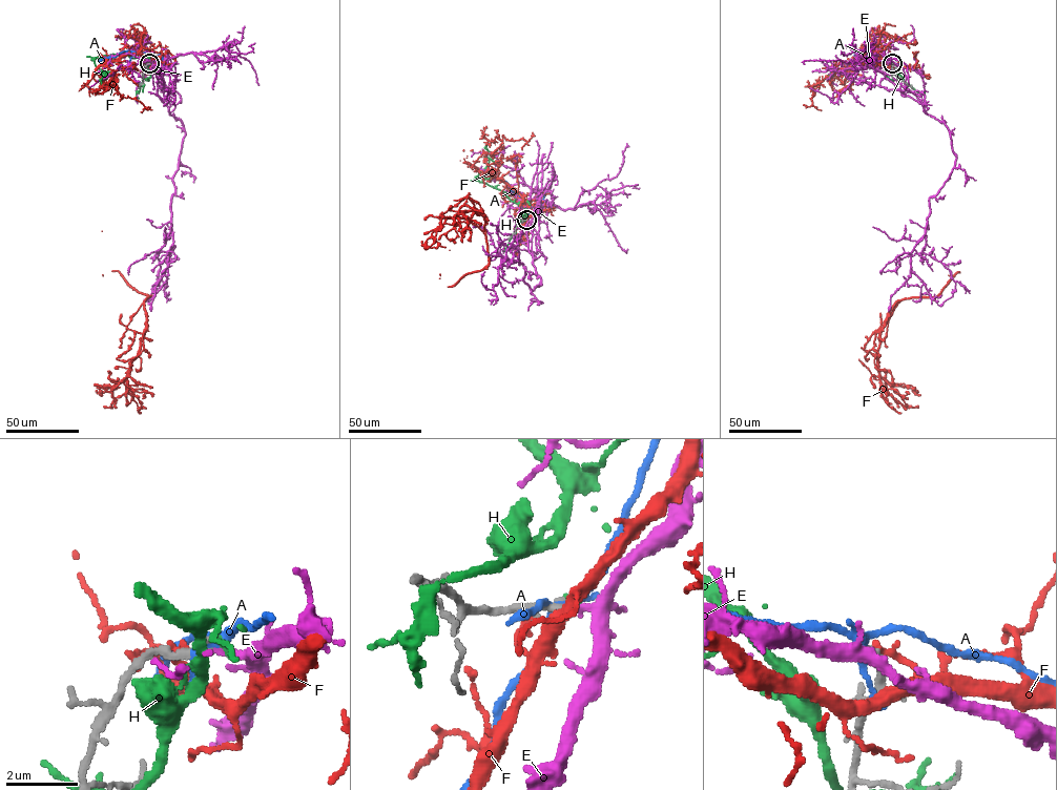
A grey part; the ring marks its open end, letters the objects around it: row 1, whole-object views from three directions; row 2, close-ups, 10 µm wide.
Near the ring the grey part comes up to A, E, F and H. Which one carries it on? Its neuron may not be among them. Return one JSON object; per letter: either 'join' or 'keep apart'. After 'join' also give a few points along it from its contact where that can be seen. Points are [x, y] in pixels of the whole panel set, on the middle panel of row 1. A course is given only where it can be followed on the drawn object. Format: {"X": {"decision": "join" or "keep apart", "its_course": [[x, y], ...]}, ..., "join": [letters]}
{"A": {"decision": "keep apart"}, "E": {"decision": "join", "its_course": [[526, 220], [537, 205], [531, 250], [541, 285], [531, 289], [523, 265], [504, 256], [492, 290], [484, 271]]}, "F": {"decision": "keep apart"}, "H": {"decision": "keep apart"}, "join": ["E"]}

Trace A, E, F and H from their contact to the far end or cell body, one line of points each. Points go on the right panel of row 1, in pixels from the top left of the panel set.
A: (892, 63), (879, 61), (877, 55), (864, 49), (859, 49), (853, 57), (856, 57)
E: (892, 63), (876, 67), (941, 121), (955, 157), (929, 199), (923, 250), (955, 283), (937, 304)
F: (892, 63), (862, 54), (850, 87), (948, 275), (959, 272), (886, 319), (878, 374), (912, 390)
H: (892, 63), (889, 64), (869, 52), (859, 55), (848, 68), (831, 70), (824, 81)

